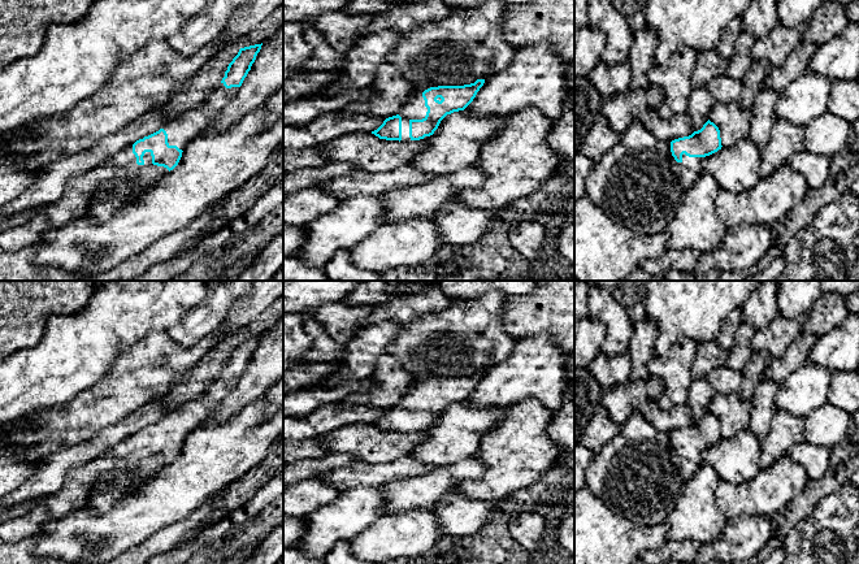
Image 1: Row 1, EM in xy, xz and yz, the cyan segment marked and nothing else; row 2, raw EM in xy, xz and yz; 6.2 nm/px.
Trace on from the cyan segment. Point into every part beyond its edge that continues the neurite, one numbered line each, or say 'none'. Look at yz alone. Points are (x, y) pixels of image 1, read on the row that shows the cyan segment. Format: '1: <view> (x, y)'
1: yz (690, 168)

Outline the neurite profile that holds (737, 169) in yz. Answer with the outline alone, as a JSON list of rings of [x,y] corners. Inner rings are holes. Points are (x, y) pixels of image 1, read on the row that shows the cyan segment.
[[[745,138],[733,147],[721,147],[706,156],[702,170],[711,173],[720,188],[732,192],[749,191],[762,178],[760,149],[750,138]]]

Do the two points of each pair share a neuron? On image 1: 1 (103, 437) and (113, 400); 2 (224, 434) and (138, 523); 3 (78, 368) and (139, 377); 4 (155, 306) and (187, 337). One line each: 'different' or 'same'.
1: different
2: same
3: different
4: different

